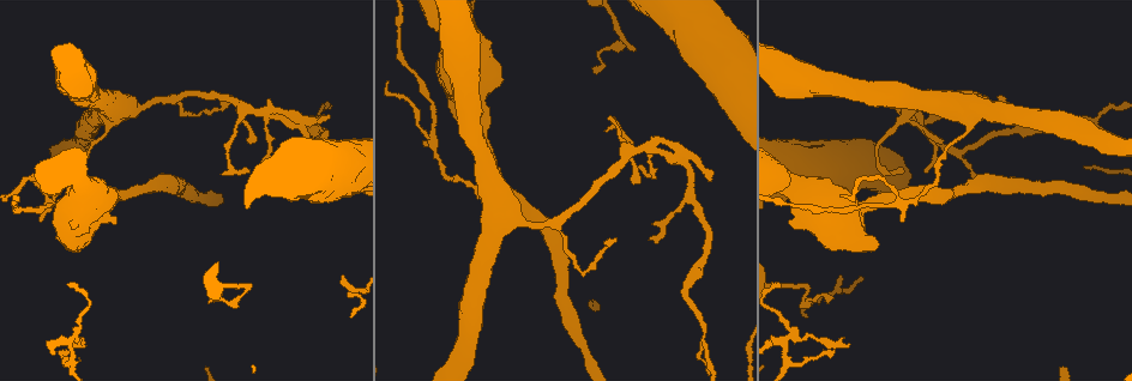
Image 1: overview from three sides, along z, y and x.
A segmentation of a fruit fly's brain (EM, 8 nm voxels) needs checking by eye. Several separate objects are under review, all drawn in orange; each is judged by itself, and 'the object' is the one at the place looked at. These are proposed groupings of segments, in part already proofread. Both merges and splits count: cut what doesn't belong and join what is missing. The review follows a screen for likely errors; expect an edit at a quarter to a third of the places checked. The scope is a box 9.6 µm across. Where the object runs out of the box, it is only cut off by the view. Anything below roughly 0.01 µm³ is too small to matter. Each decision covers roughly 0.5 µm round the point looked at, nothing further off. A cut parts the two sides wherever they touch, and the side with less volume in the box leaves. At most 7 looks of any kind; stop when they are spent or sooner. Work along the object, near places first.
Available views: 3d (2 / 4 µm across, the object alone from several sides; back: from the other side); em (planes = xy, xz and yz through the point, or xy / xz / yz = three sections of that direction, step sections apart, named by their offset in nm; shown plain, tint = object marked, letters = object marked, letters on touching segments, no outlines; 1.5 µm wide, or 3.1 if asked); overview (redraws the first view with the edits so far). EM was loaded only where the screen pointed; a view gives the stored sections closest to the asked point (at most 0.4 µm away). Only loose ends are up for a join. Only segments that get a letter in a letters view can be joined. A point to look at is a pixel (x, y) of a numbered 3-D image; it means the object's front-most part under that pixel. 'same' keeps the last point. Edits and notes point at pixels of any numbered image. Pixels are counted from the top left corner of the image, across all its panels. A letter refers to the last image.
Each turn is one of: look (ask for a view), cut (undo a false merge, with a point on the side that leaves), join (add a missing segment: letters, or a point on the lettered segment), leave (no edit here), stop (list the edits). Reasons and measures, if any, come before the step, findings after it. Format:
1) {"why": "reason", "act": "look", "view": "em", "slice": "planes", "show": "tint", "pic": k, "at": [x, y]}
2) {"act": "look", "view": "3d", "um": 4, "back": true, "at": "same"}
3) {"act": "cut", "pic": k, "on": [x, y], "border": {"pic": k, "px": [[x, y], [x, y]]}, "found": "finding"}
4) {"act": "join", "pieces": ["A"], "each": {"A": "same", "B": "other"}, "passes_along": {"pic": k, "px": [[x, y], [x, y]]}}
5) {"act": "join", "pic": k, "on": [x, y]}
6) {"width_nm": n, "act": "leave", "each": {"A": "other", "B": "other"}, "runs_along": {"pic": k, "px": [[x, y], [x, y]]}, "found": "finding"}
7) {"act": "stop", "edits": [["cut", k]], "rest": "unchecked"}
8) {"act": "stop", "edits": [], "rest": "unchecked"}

{"why": "thick turns thin", "act": "look", "view": "3d", "um": 4, "pic": 1, "at": [865, 210]}

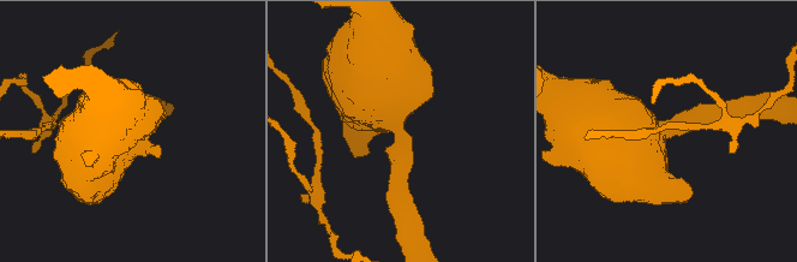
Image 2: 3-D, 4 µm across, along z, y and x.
{"act": "look", "view": "em", "slice": "planes", "show": "letters", "pic": 2, "at": [669, 131]}

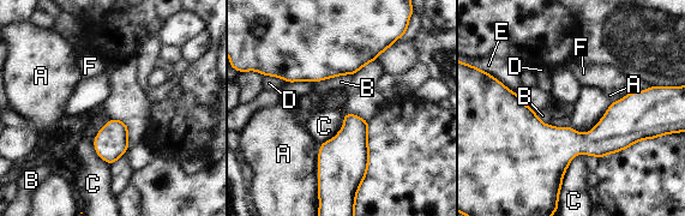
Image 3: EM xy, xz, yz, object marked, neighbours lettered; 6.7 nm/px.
{"act": "leave", "each": {"A": "other", "B": "other", "C": "other", "D": "other", "E": "other", "F": "other"}, "border": {"pic": 3, "px": [[588, 154], [571, 160], [557, 209]]}, "found": "continuous, no second neuron"}

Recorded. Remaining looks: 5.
{"act": "look", "view": "3d", "um": 2, "pic": 1, "at": [849, 345]}

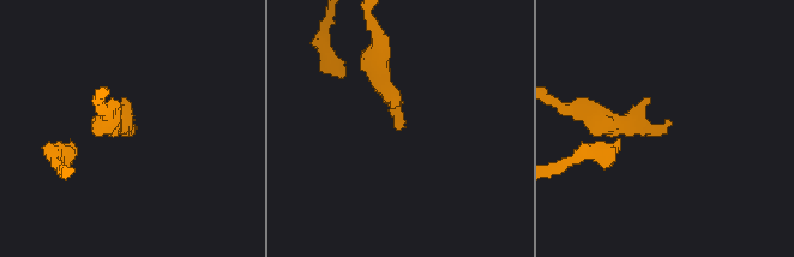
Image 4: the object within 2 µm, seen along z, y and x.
{"why": "need the tissue", "act": "look", "view": "em", "slice": "planes", "show": "letters", "pic": 4, "at": [130, 124]}

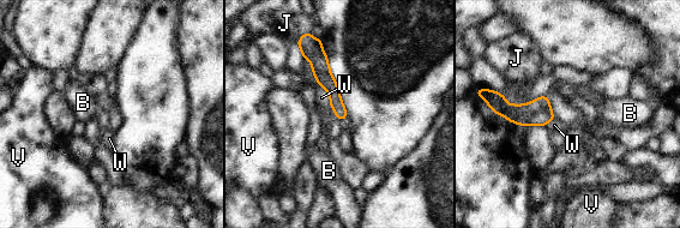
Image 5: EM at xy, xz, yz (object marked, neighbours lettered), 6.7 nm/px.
{"act": "leave", "each": {"B": "other", "J": "other", "V": "other", "W": "other"}, "border": {"pic": 5, "px": [[304, 58], [343, 121]]}, "found": "no lettered segment goes on from it"}

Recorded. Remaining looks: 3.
{"why": "free end", "act": "look", "view": "3d", "um": 4, "pic": 1, "at": [839, 277]}

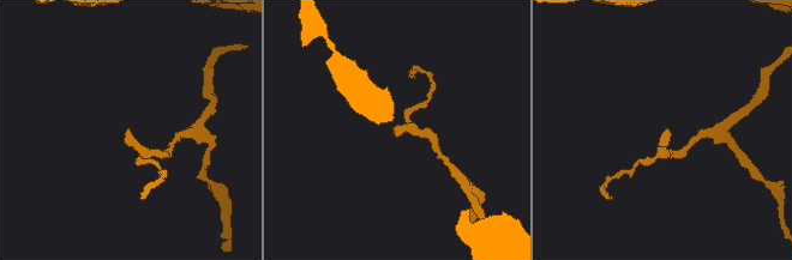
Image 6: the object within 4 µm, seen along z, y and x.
{"act": "look", "view": "em", "slice": "planes", "show": "letters", "pic": 6, "at": [129, 127]}

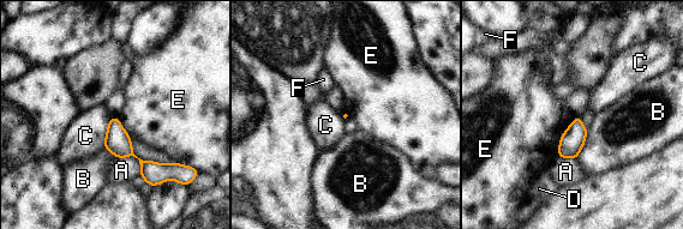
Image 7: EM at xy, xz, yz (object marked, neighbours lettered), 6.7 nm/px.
{"act": "leave", "each": {"A": "other", "B": "other", "C": "other", "D": "other", "E": "other", "F": "other"}, "runs_along": {"pic": 7, "px": [[114, 120], [117, 138], [150, 170], [161, 170]]}, "found": "none of them fits"}

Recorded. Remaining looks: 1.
{"act": "stop", "edits": [], "rest": "unchecked"}

